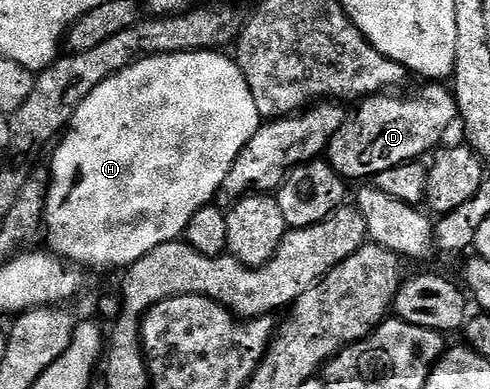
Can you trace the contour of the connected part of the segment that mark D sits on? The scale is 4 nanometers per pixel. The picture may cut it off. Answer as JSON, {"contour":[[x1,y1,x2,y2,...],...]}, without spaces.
{"contour":[[426,82,421,85,423,88,419,90,418,96,394,96,398,94,379,94,376,96,367,96,365,100,361,101,357,105,358,108,355,112,351,111,347,115,345,122,340,126,340,130,336,130,336,134,330,139,330,144,326,147,324,153,324,159,327,164,332,166,332,170,336,170,336,174,340,174,342,179,347,182,353,182,353,180,362,180,358,182,369,181,376,174,380,174,380,170,392,170,392,166,400,166,401,164,409,164,411,162,417,161,422,158,422,155,427,152,427,154,433,153,435,149,443,143,442,140,446,136,446,131,450,127,455,127,456,121,458,120,458,103,454,97,453,91,445,83,442,82]]}

